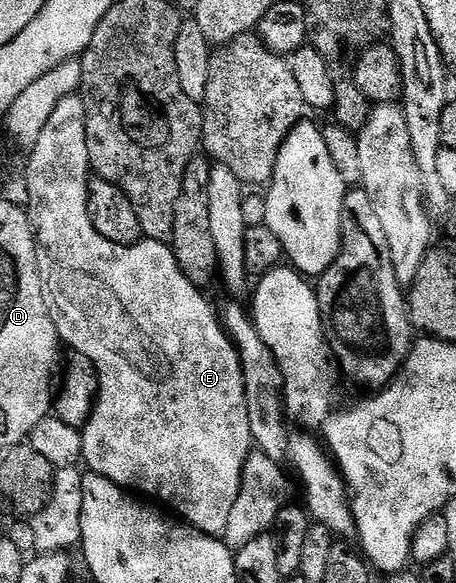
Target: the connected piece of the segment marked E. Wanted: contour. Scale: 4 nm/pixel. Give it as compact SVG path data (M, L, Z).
M74 95L63 99L63 103L55 107L55 115L47 119L47 127L43 127L43 135L39 135L39 143L35 143L28 157L29 166L25 169L25 193L29 196L27 212L33 223L33 232L37 234L38 246L43 250L44 264L47 266L47 293L51 298L51 309L57 322L57 336L64 344L66 341L70 345L68 348L72 352L87 355L87 359L91 359L97 372L97 401L93 405L89 422L80 430L84 464L89 464L88 468L92 472L111 479L126 491L136 491L162 506L170 505L165 507L172 510L185 524L193 525L199 531L210 535L224 534L231 507L239 496L244 464L255 449L251 435L251 419L247 419L247 395L241 356L237 354L236 345L229 340L229 334L226 333L218 314L217 317L213 314L213 309L205 298L206 294L193 285L191 279L187 279L187 275L183 275L172 248L166 242L142 239L135 245L121 246L99 235L99 231L95 231L89 218L91 166L87 151L85 100L81 96Z

